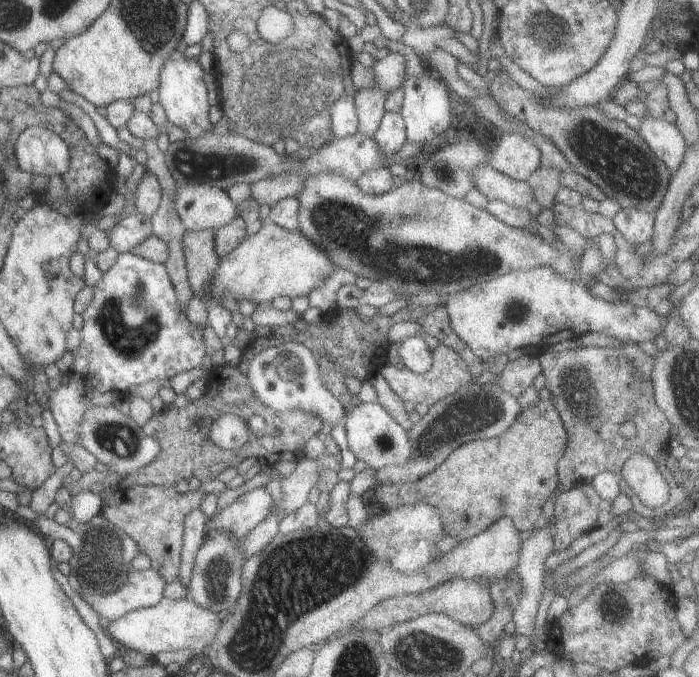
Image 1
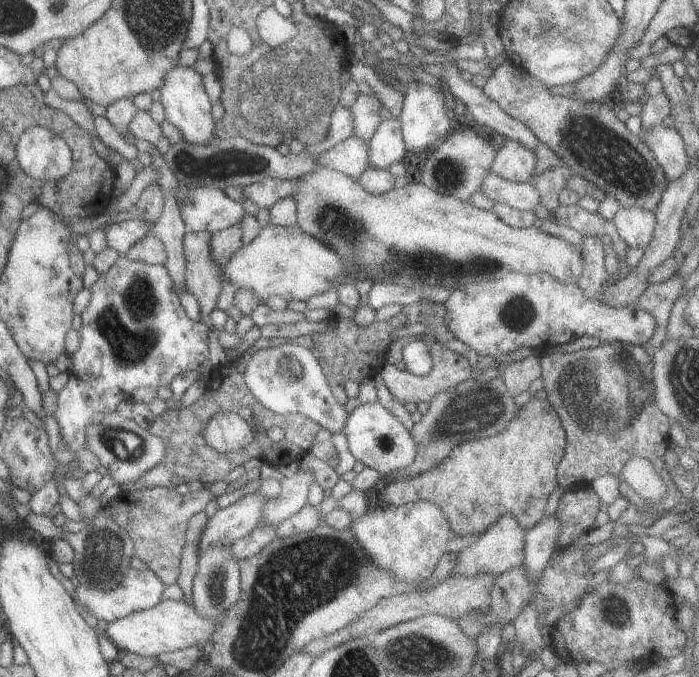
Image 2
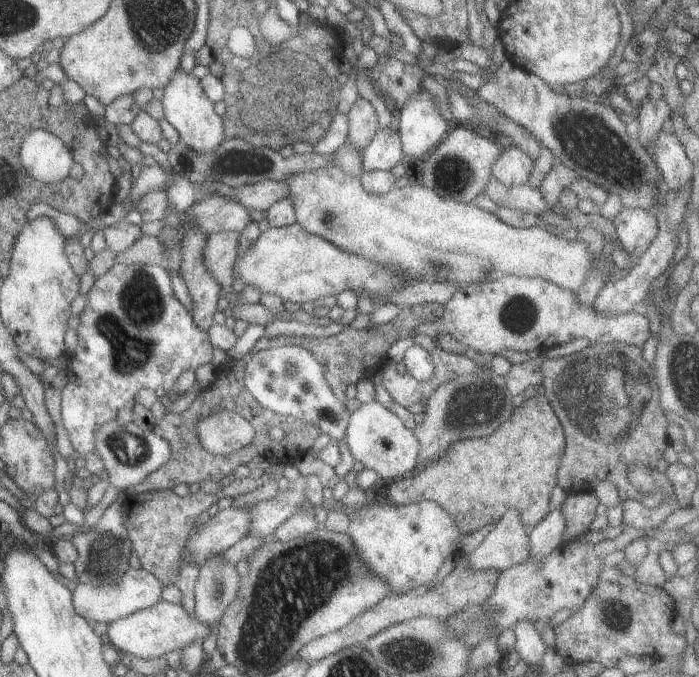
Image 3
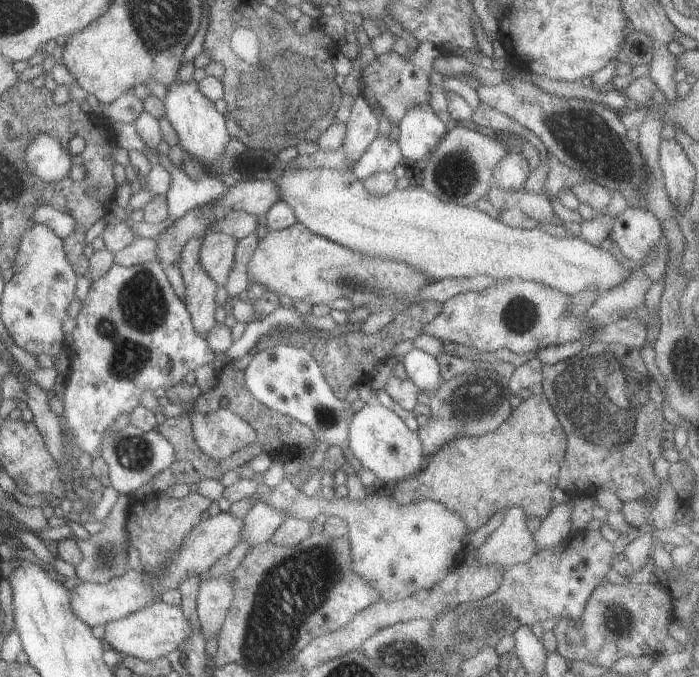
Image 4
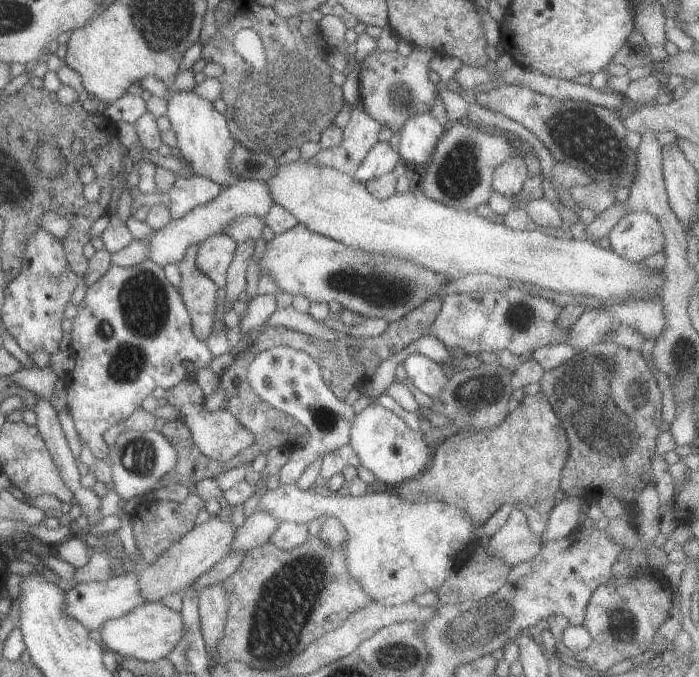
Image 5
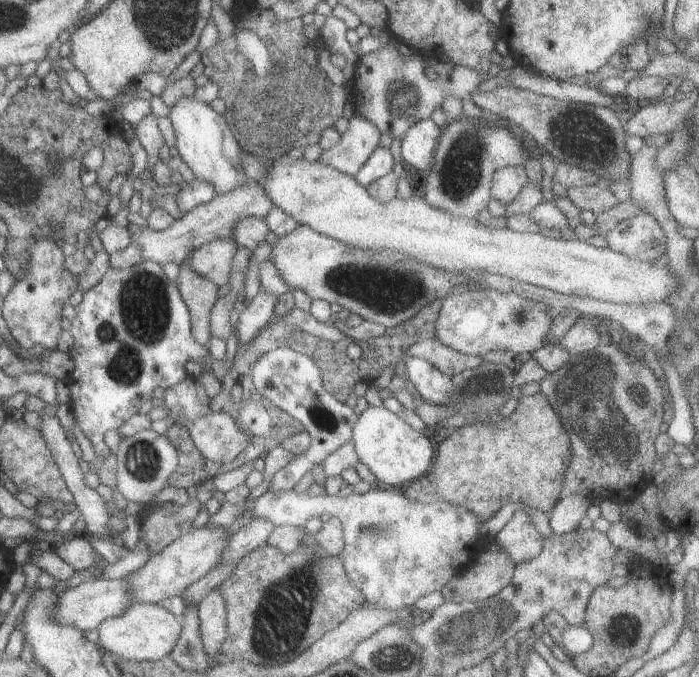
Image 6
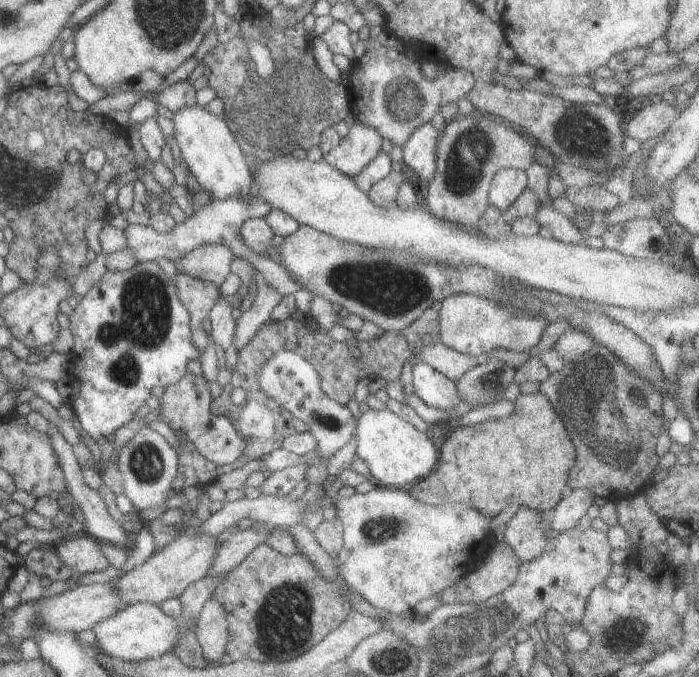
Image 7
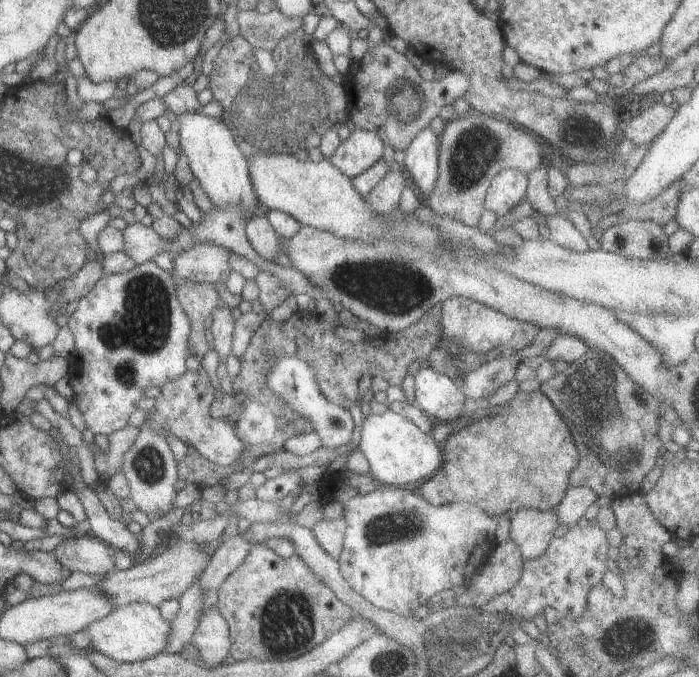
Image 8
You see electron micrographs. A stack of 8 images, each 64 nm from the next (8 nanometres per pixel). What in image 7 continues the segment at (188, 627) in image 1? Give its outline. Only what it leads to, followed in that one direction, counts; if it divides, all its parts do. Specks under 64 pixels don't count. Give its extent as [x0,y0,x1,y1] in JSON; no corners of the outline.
[89,602,177,661]

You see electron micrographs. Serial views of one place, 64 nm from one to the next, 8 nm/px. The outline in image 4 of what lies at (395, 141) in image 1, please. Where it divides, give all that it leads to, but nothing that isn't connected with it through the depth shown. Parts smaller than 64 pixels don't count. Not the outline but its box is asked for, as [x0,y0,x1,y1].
[350,134,404,180]

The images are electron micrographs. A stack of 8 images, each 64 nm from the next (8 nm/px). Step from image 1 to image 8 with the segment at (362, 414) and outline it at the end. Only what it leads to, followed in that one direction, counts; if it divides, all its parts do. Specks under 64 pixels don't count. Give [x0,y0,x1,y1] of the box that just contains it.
[356,409,443,488]

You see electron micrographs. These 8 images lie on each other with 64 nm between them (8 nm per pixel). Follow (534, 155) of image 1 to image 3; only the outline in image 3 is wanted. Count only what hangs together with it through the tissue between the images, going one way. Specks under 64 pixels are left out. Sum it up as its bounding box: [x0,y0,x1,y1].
[490,144,533,186]

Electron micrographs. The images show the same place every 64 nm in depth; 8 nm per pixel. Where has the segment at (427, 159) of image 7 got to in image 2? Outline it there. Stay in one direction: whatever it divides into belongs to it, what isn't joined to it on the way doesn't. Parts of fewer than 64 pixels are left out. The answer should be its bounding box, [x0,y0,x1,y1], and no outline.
[398,79,449,152]

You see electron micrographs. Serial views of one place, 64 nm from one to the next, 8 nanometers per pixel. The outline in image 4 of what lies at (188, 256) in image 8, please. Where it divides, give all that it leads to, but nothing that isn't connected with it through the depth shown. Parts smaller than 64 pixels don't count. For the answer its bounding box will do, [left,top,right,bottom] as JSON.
[199,231,236,289]

